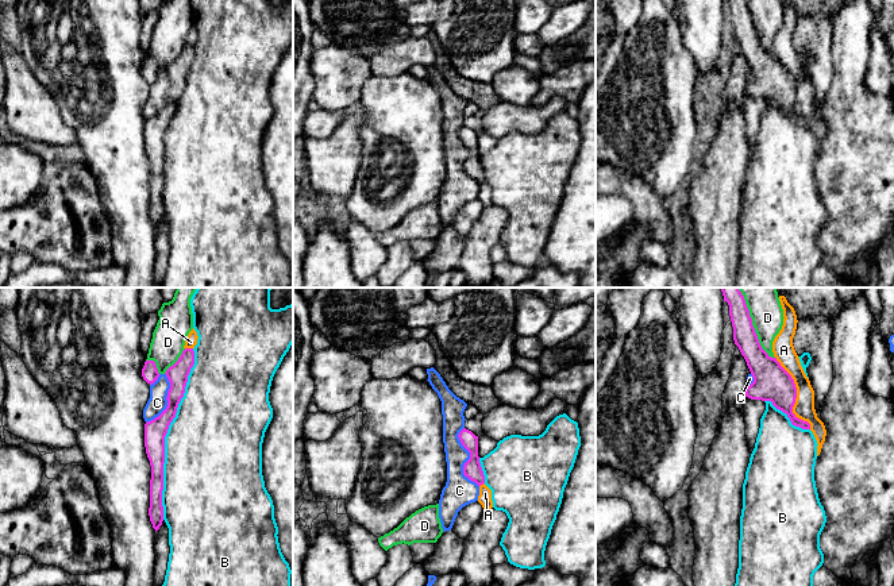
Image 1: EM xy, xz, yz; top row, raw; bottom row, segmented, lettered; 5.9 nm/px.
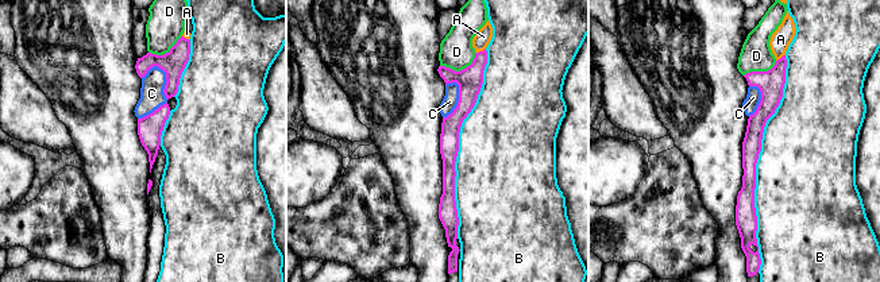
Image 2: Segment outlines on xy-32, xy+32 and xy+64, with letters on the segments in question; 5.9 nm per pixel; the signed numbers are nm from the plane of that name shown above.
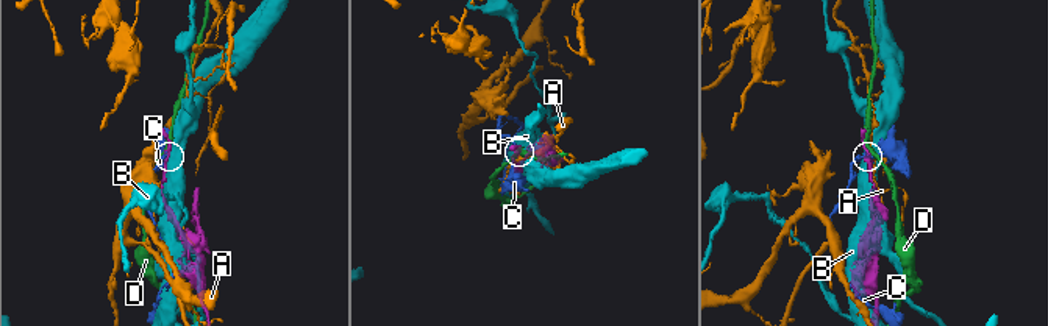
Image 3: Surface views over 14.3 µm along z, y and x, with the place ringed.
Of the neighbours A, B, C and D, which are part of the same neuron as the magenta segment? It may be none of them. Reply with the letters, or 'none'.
none

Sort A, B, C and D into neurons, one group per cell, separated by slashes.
A / B / C / D

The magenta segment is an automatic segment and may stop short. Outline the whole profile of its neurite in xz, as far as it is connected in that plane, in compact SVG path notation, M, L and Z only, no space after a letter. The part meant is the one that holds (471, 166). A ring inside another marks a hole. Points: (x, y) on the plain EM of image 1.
M463 126L458 132L462 143L470 150L470 157L463 163L463 171L478 184L485 181L485 173L478 154L478 134Z

